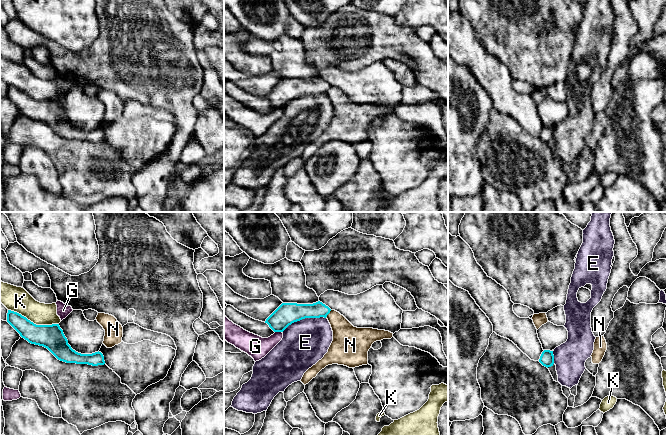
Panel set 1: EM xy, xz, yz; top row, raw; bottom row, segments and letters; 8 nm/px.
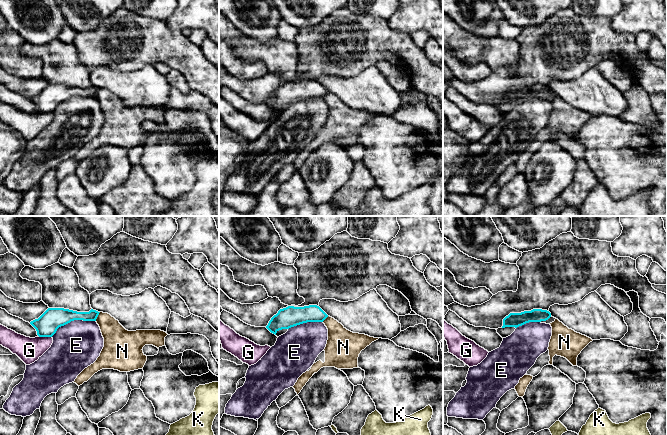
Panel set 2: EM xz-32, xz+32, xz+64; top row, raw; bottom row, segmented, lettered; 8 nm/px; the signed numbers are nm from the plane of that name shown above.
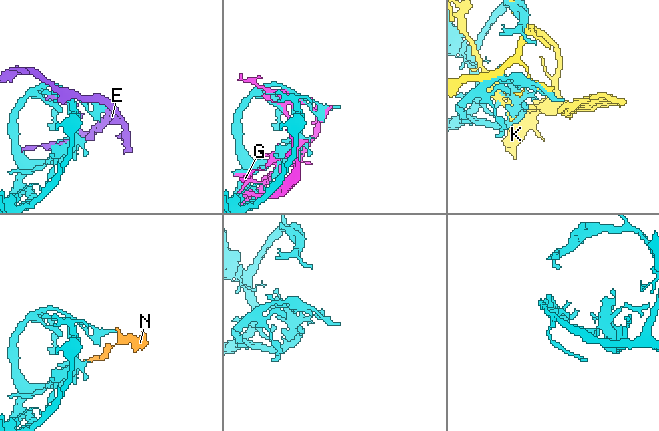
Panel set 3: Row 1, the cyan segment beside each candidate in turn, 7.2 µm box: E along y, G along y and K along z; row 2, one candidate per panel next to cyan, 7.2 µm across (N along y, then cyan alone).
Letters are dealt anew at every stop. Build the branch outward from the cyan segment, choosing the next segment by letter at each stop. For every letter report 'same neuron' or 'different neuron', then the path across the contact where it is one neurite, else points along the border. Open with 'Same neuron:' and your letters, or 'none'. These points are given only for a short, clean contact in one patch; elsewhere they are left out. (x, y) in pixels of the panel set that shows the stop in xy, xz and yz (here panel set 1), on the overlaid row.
Same neuron: none
E: different neuron
G: different neuron
K: different neuron
N: different neuron | along xz (331, 310), (325, 317)

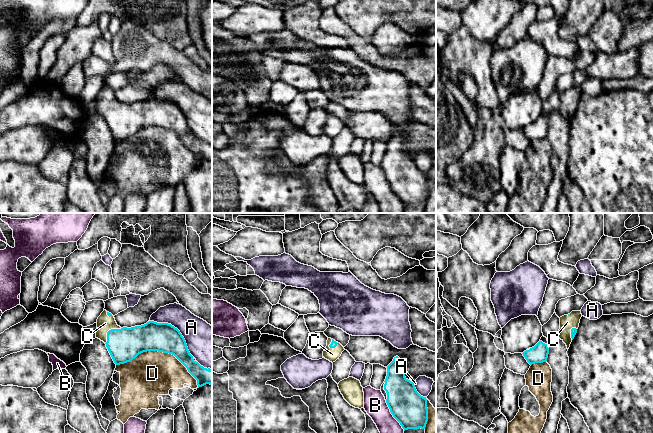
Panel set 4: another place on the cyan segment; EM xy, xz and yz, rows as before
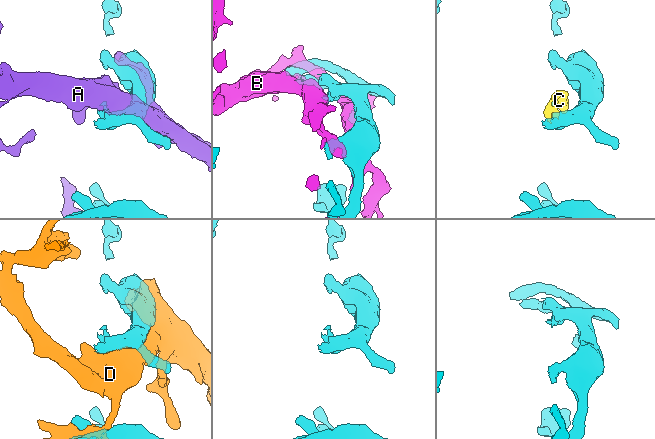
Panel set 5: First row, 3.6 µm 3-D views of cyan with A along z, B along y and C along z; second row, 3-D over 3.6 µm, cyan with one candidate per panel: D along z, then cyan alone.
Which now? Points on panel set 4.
Same neuron: C
A: different neuron
B: different neuron
C: same neuron | across xy (125, 344), (121, 343), (108, 331), (105, 323)
D: different neuron

